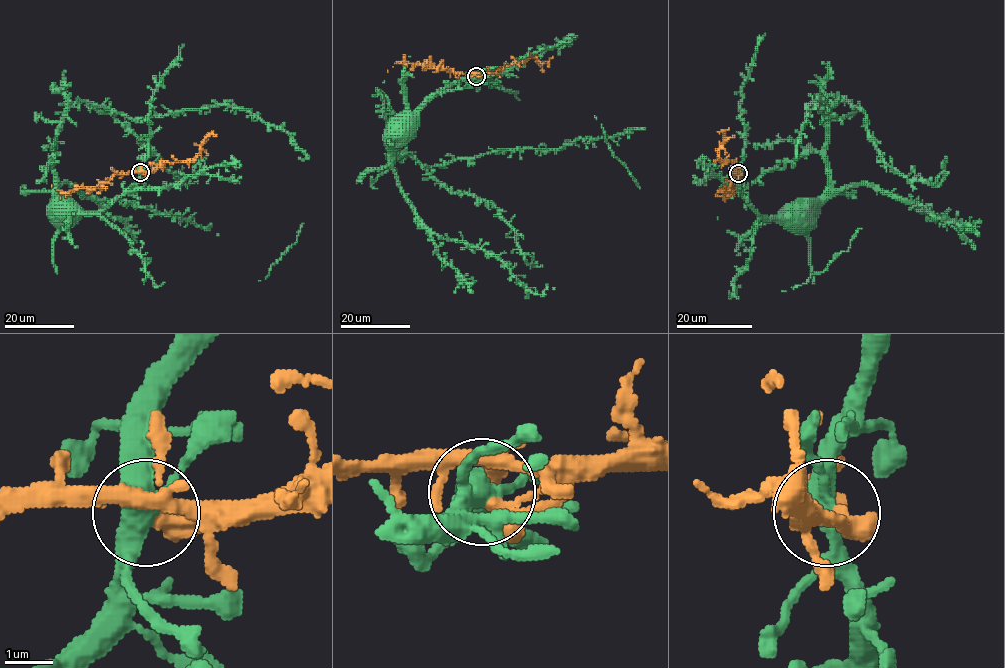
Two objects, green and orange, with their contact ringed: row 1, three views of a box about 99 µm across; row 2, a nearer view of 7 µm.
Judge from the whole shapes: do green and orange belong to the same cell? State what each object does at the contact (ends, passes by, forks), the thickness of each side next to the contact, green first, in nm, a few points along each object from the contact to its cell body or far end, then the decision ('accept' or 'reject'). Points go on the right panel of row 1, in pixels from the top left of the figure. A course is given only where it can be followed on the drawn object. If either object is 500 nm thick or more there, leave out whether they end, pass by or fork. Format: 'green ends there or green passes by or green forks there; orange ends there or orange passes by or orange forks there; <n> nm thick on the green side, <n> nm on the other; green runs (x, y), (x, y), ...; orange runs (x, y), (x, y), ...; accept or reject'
green forks there; orange ends there; 400 nm thick on the green side, 400 nm on the other; green runs (739, 173), (742, 193), (759, 214), (763, 216), (778, 216), (782, 211), (785, 214); orange runs (739, 174), (736, 172), (724, 195), (734, 187); reject

